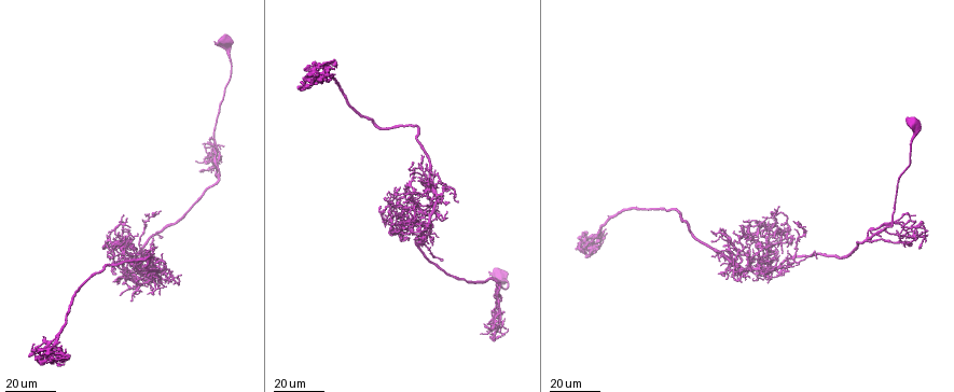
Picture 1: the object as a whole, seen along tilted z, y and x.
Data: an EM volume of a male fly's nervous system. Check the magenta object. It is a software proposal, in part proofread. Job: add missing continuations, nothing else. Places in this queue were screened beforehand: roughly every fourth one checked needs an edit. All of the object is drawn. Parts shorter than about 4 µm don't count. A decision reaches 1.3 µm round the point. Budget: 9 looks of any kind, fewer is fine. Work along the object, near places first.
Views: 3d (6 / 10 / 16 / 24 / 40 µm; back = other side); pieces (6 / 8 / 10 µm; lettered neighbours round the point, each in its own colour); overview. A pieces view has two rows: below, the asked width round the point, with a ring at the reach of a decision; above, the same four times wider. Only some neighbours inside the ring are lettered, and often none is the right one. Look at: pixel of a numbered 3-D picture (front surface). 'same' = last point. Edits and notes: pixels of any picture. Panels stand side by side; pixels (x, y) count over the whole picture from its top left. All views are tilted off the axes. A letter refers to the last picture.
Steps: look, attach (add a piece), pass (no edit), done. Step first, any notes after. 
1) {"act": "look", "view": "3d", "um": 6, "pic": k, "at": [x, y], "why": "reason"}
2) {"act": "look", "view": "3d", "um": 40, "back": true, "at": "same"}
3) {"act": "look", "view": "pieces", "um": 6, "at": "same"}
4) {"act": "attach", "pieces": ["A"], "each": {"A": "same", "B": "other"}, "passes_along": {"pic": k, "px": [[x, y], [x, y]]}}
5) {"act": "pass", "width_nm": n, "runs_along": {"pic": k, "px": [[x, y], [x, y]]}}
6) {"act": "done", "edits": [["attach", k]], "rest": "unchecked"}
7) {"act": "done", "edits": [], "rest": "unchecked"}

{"act": "look", "view": "3d", "um": 16, "pic": 1, "at": [384, 227]}

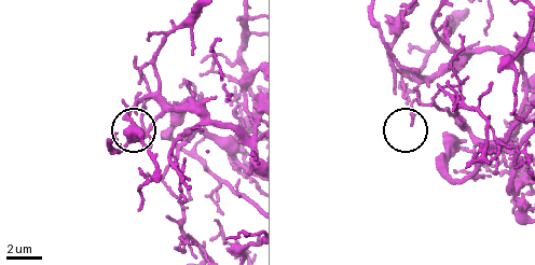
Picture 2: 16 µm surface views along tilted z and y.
{"act": "look", "view": "pieces", "um": 8, "pic": 2, "at": [411, 124], "why": "see the neighbours"}

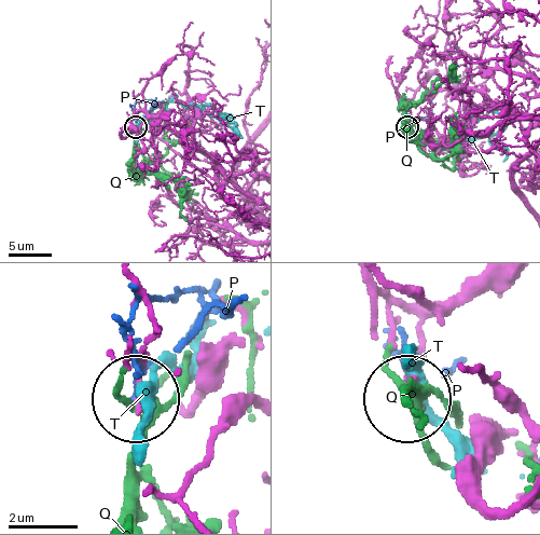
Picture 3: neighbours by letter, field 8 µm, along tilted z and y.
{"act": "pass", "each": {"P": "other", "Q": "other", "T": "other"}, "runs_along": {"pic": 3, "px": [[158, 331], [133, 397]]}, "found": "none of them fits"}

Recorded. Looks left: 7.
{"act": "look", "view": "3d", "um": 16, "pic": 1, "at": [113, 280], "why": "free end"}

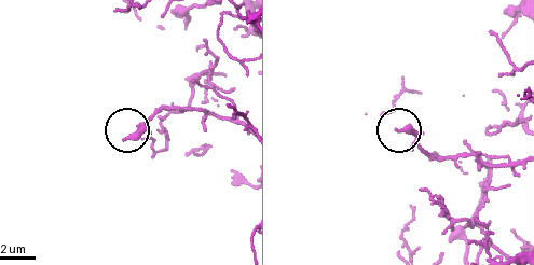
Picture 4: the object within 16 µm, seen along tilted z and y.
{"act": "look", "view": "pieces", "um": 10, "pic": 4, "at": [125, 138]}

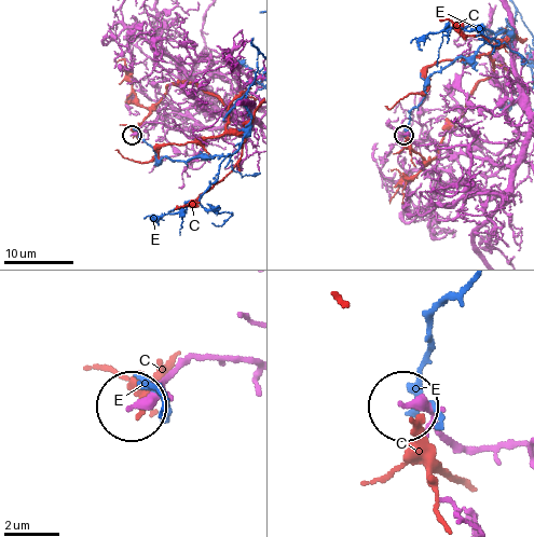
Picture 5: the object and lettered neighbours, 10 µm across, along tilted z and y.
{"act": "pass", "width_nm": 220, "each": {"C": "other", "E": "other"}, "runs_along": {"pic": 5, "px": [[246, 362], [185, 365], [135, 404]]}, "found": "no lettered piece goes on from it"}

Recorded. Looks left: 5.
{"act": "look", "view": "3d", "um": 16, "pic": 1, "at": [113, 272], "why": "an open end"}

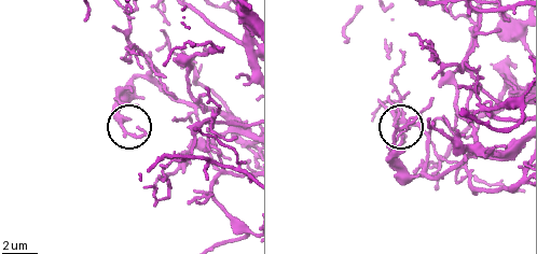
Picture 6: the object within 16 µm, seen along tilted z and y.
{"act": "look", "view": "pieces", "um": 6, "pic": 6, "at": [139, 129], "why": "what lies round it"}

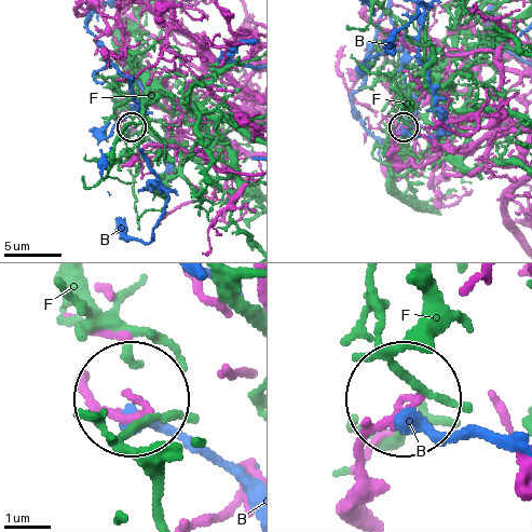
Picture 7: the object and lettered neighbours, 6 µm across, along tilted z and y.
{"act": "pass", "each": {"B": "other", "F": "other"}, "runs_along": {"pic": 7, "px": [[367, 508], [356, 449], [404, 417], [407, 399]]}, "found": "none of them fits"}

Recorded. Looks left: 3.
{"act": "look", "view": "3d", "um": 24, "pic": 1, "at": [781, 254], "why": "tapers out"}

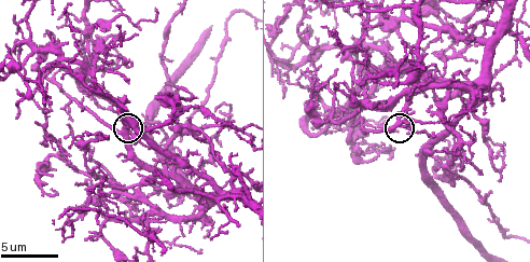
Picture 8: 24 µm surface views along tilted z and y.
{"act": "look", "view": "3d", "um": 6, "pic": 8, "at": [394, 131]}

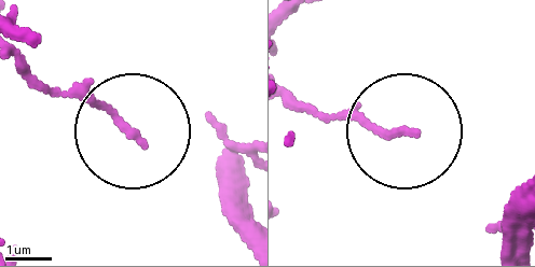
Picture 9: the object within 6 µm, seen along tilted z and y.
{"act": "look", "view": "pieces", "um": 10, "pic": 9, "at": [408, 133]}

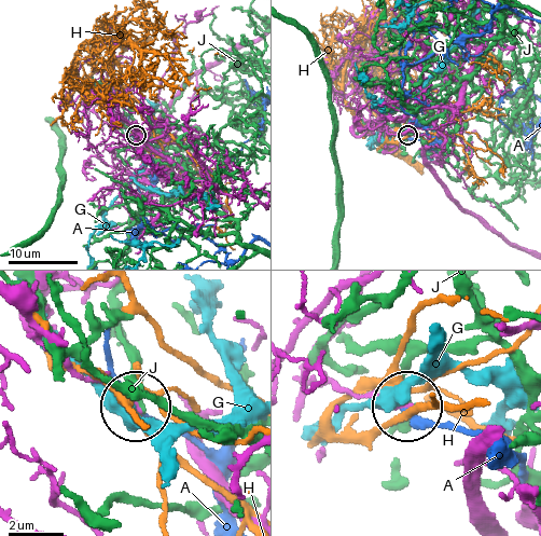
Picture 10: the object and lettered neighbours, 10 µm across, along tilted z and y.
{"act": "pass", "each": {"A": "other", "G": "other", "H": "other", "J": "other"}, "found": "no lettered piece goes on from it"}

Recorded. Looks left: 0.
{"act": "done", "edits": [], "rest": "unchecked"}

